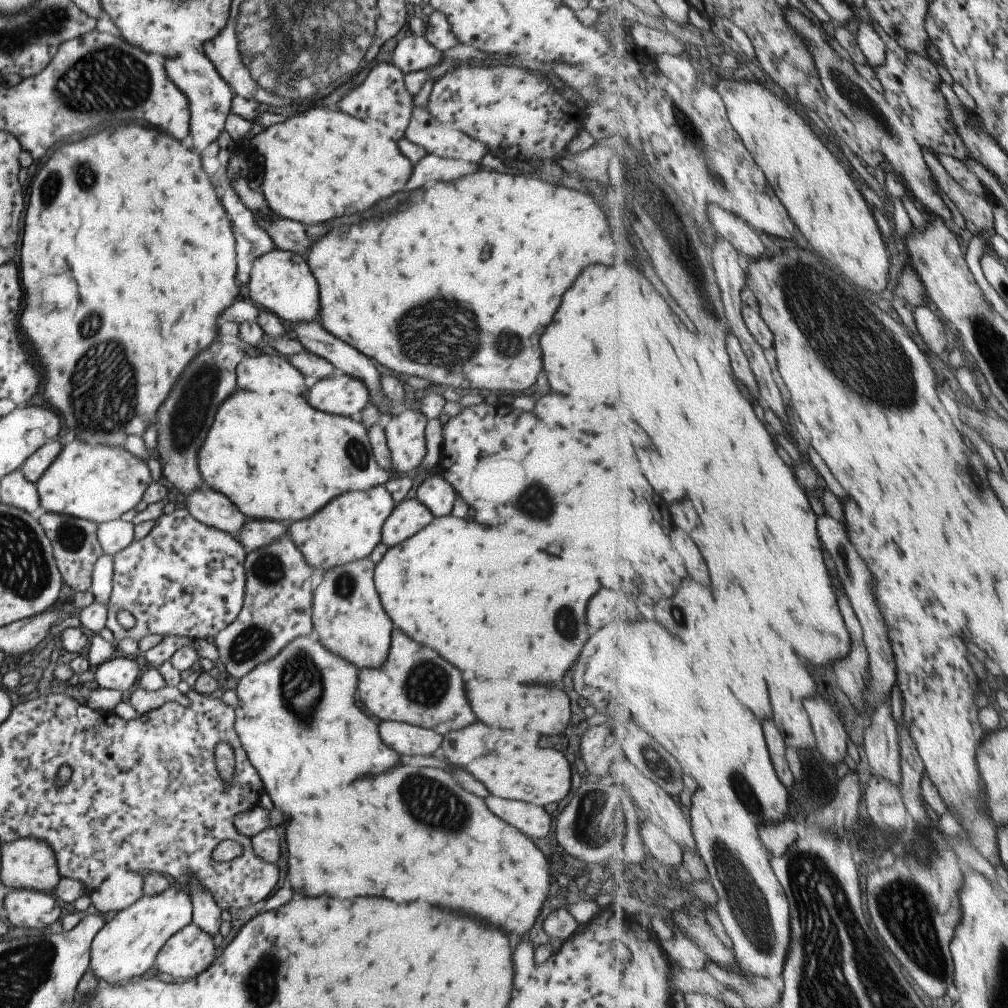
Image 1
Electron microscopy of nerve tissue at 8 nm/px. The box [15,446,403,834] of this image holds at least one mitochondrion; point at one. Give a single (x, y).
(301, 689)

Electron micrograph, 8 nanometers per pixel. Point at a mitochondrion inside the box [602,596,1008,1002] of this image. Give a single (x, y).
(901, 904)

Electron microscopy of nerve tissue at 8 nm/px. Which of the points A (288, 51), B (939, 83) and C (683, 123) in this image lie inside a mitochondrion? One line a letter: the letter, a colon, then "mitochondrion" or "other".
A: mitochondrion
B: other
C: mitochondrion

